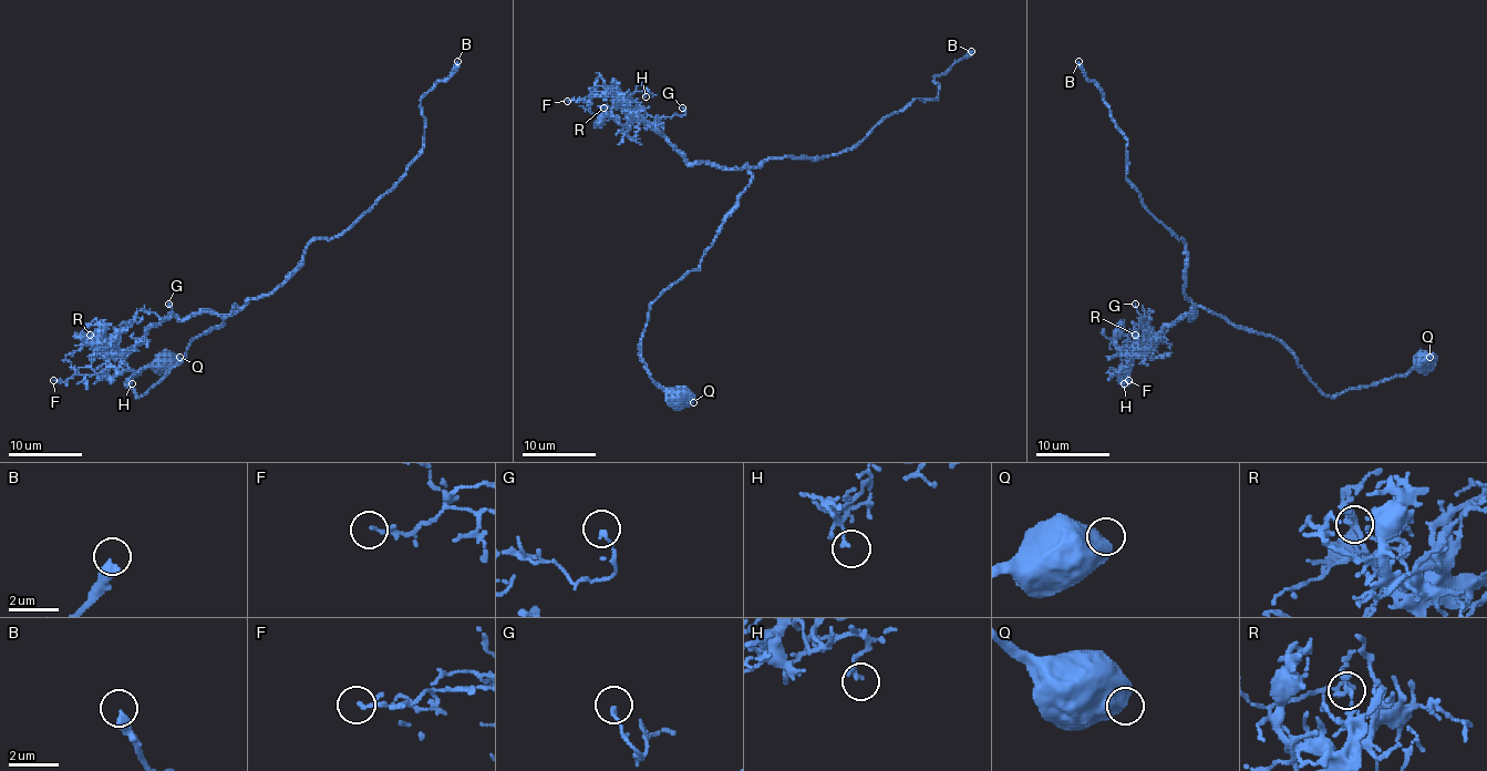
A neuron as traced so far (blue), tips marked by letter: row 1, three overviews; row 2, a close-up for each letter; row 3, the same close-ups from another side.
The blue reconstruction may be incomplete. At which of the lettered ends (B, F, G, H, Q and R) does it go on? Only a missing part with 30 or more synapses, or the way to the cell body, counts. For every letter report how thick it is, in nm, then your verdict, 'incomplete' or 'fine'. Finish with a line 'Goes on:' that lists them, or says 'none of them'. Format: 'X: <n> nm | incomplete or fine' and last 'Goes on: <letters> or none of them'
B: 400 nm | incomplete
F: 150 nm | fine
G: 130 nm | fine
H: 130 nm | fine
Q: 800 nm | fine
R: 150 nm | fine
Goes on: B

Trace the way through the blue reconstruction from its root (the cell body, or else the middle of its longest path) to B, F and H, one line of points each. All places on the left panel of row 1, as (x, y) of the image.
B: (250, 299), (269, 296), (312, 240), (342, 235), (399, 181), (423, 147), (421, 100), (457, 61)
F: (250, 299), (228, 315), (197, 312), (183, 320), (164, 316), (141, 340), (121, 349), (101, 372), (53, 380)
H: (250, 299), (228, 315), (197, 312), (183, 320), (164, 316), (113, 358), (121, 372), (133, 372), (132, 383)

